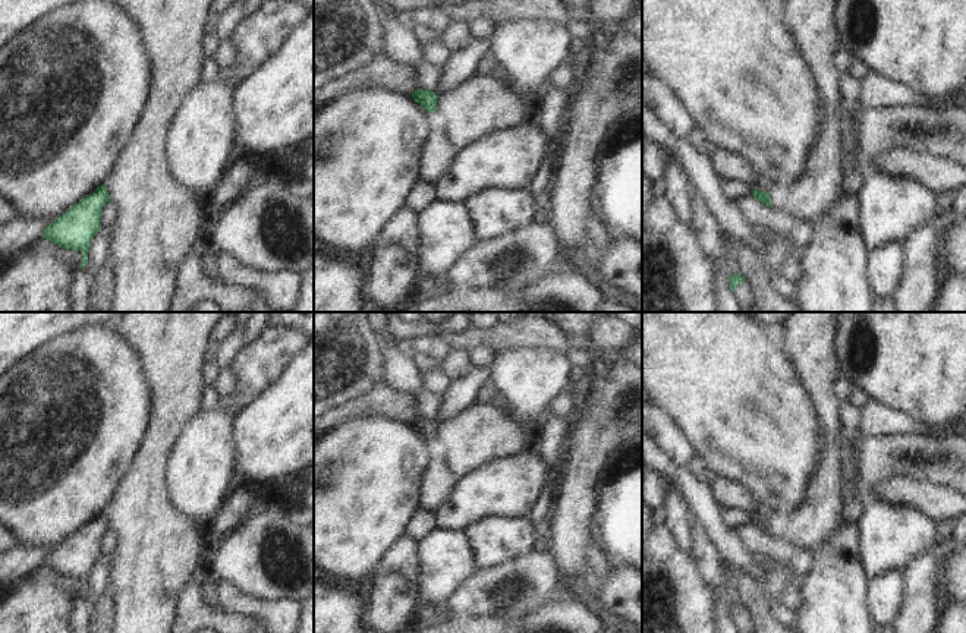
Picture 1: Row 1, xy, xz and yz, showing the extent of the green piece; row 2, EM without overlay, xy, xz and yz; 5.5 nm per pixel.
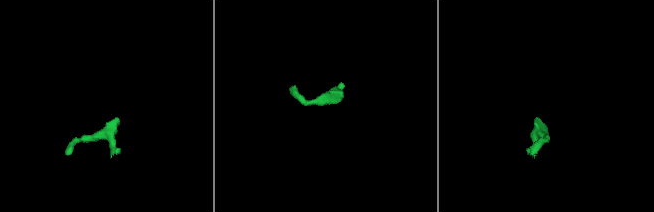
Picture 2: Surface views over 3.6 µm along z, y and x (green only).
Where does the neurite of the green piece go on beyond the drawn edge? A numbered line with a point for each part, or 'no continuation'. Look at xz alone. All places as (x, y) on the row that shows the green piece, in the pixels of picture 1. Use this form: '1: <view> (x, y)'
no continuation

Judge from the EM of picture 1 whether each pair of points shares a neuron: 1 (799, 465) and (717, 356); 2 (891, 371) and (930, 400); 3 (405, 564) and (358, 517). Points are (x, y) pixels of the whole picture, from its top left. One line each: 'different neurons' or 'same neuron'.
1: same neuron
2: same neuron
3: different neurons

